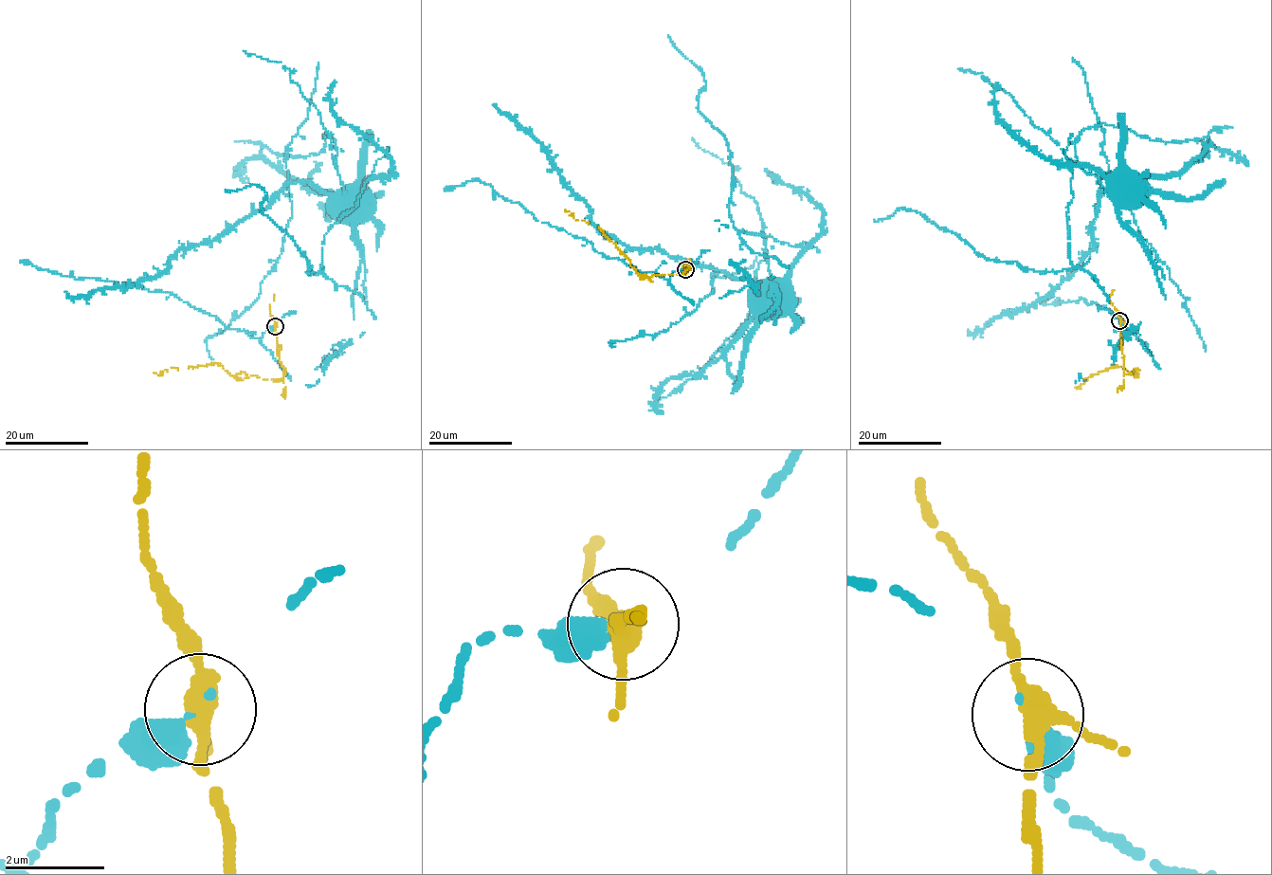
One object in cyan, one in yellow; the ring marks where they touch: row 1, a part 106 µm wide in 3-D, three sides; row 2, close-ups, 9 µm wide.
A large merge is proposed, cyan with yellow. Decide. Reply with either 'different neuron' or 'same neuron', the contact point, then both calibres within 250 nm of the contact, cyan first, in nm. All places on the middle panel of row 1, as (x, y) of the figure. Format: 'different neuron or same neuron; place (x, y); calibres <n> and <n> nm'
different neuron; place (685, 269); calibres 400 and 320 nm

